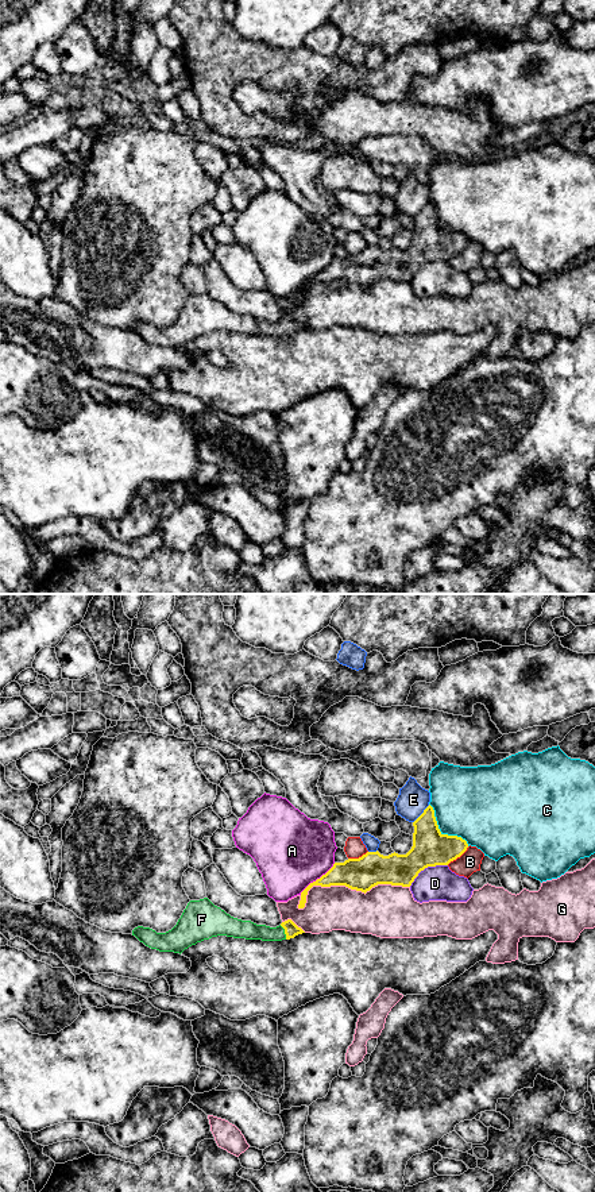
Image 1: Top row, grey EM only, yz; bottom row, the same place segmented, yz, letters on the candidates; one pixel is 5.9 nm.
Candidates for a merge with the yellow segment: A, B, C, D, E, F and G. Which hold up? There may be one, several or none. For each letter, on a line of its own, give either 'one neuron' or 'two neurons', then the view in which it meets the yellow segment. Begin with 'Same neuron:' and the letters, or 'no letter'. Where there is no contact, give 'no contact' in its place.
Same neuron: F
A: two neurons; contact in yz
B: two neurons; contact in yz
C: two neurons; contact in yz
D: two neurons; contact in yz
E: two neurons; contact in yz
F: one neuron; contact in yz
G: two neurons; contact in yz

